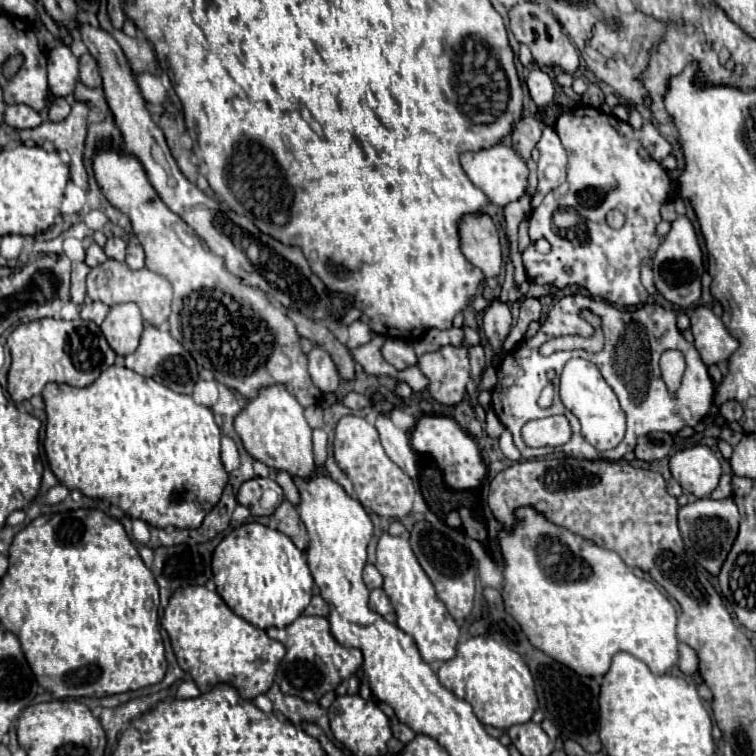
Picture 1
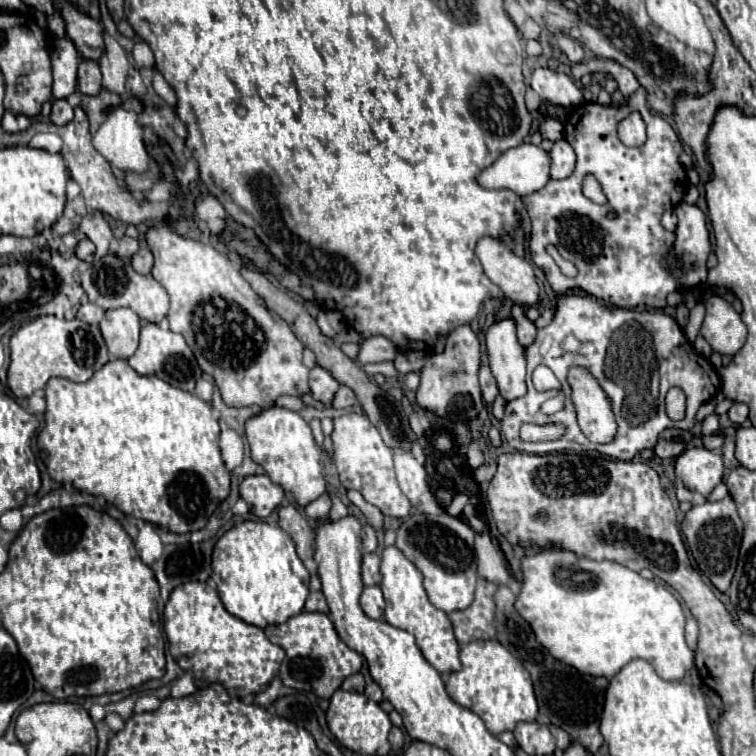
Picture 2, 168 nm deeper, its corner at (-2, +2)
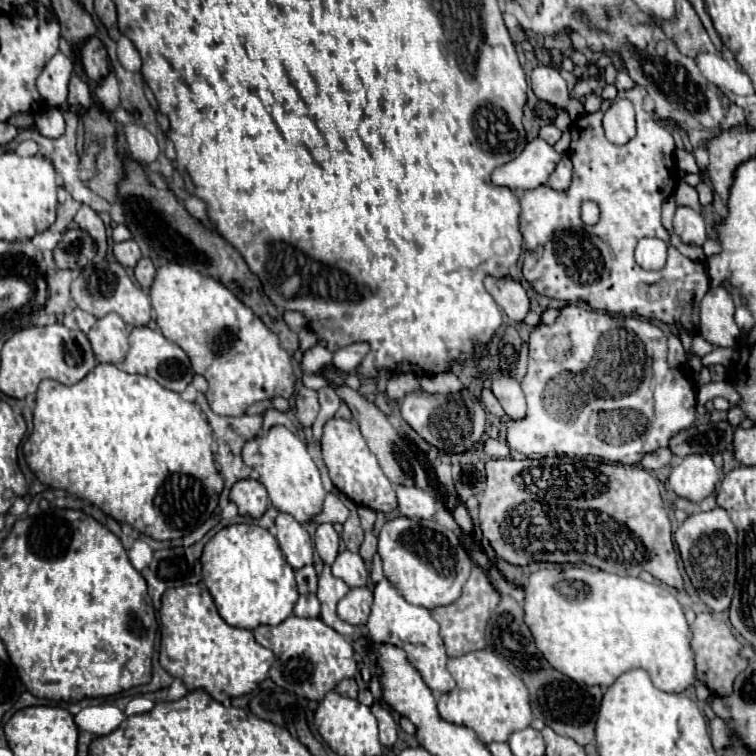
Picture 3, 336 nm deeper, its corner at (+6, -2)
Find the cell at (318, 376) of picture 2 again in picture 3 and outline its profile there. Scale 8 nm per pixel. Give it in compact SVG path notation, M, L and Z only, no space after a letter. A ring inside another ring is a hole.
M301 387L299 393L297 393L295 407L297 407L297 419L301 421L301 425L303 427L311 427L313 421L315 421L315 417L317 417L317 413L319 413L317 391Z

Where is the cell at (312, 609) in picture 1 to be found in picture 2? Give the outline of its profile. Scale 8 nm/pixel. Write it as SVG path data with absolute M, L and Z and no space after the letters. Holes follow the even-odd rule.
M321 591L309 593L309 599L305 601L305 611L317 611L317 613L329 613L325 595Z

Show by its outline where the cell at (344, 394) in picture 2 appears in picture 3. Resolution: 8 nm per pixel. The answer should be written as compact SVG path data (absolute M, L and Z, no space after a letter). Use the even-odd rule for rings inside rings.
M323 387L323 389L319 389L319 403L321 403L321 409L319 409L319 415L317 415L315 423L313 423L313 437L315 439L322 437L323 425L331 417L335 417L335 413L337 413L337 409L341 405L341 399L337 397L333 387Z

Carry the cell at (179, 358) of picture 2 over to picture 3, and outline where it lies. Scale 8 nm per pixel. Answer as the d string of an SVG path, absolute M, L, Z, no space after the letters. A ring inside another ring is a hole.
M151 319L145 327L135 327L131 331L131 335L129 335L129 353L127 353L127 359L119 367L127 373L137 373L137 375L151 377L161 387L177 391L177 393L181 393L193 379L193 369L191 369L189 357L185 355L185 351L179 345L175 345L173 341L163 337L155 319Z

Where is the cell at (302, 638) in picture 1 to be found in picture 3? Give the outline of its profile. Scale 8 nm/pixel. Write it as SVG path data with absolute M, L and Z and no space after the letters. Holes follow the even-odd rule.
M287 617L281 625L267 629L267 625L259 625L253 631L257 643L275 653L275 663L269 671L269 677L285 691L295 695L321 701L325 693L335 689L335 685L343 679L354 678L359 673L358 663L353 657L353 645L339 635L333 627L325 625L319 617L317 619L301 619L301 617Z

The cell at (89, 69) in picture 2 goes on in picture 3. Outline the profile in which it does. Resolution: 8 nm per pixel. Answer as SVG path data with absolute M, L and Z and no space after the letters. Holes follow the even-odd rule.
M73 73L71 81L69 81L69 99L71 105L81 105L81 107L91 107L93 99L91 99L91 91L89 91L89 83L79 77L77 73Z

